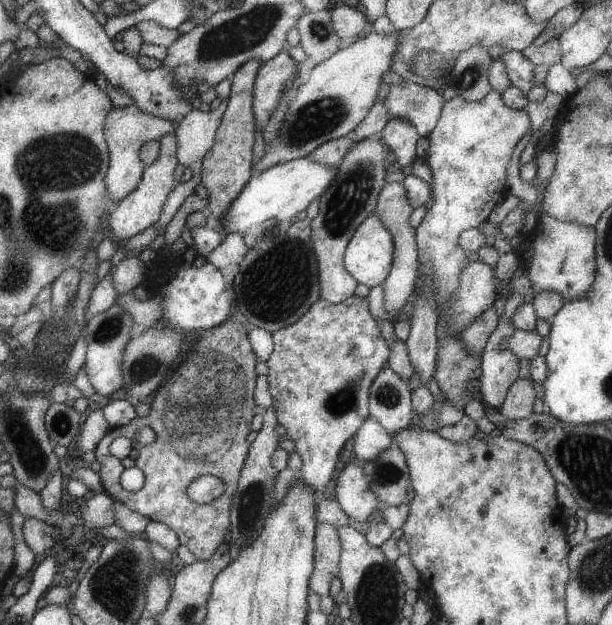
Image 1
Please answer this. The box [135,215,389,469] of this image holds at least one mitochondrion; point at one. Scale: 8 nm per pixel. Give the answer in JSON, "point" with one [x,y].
{"point":[202,413]}

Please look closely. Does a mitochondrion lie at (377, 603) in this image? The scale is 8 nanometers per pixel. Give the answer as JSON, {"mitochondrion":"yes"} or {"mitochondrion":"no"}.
{"mitochondrion":"yes"}

